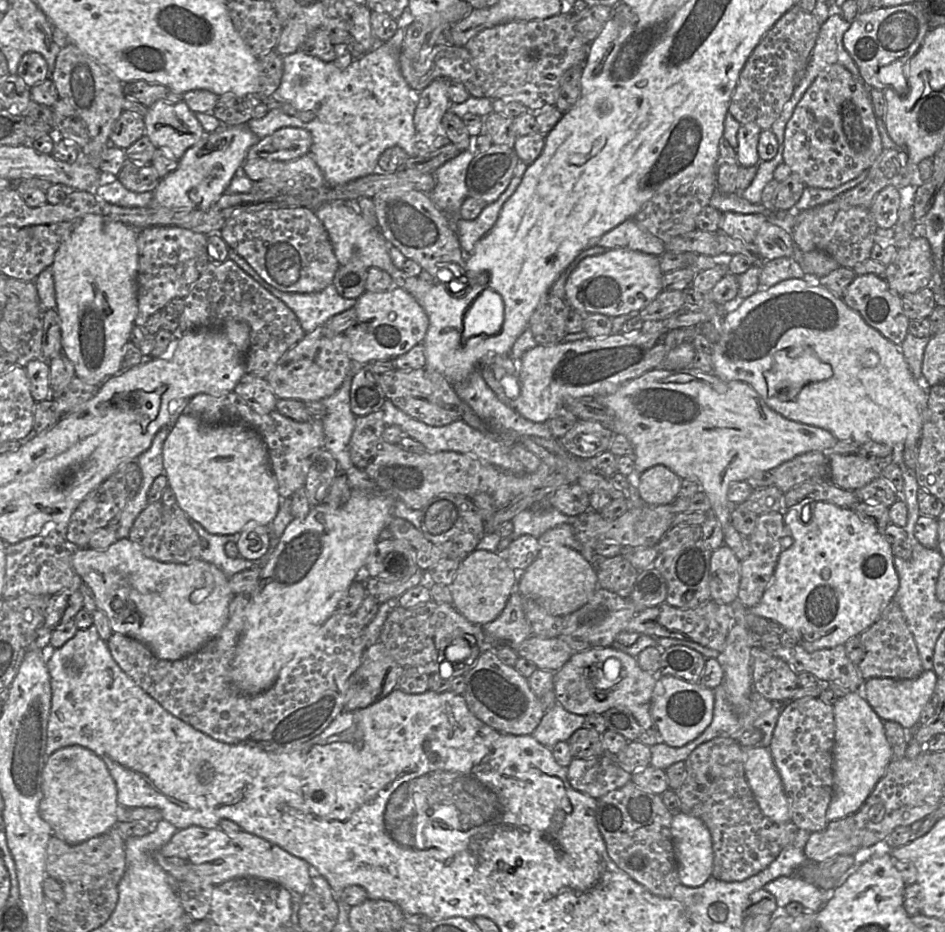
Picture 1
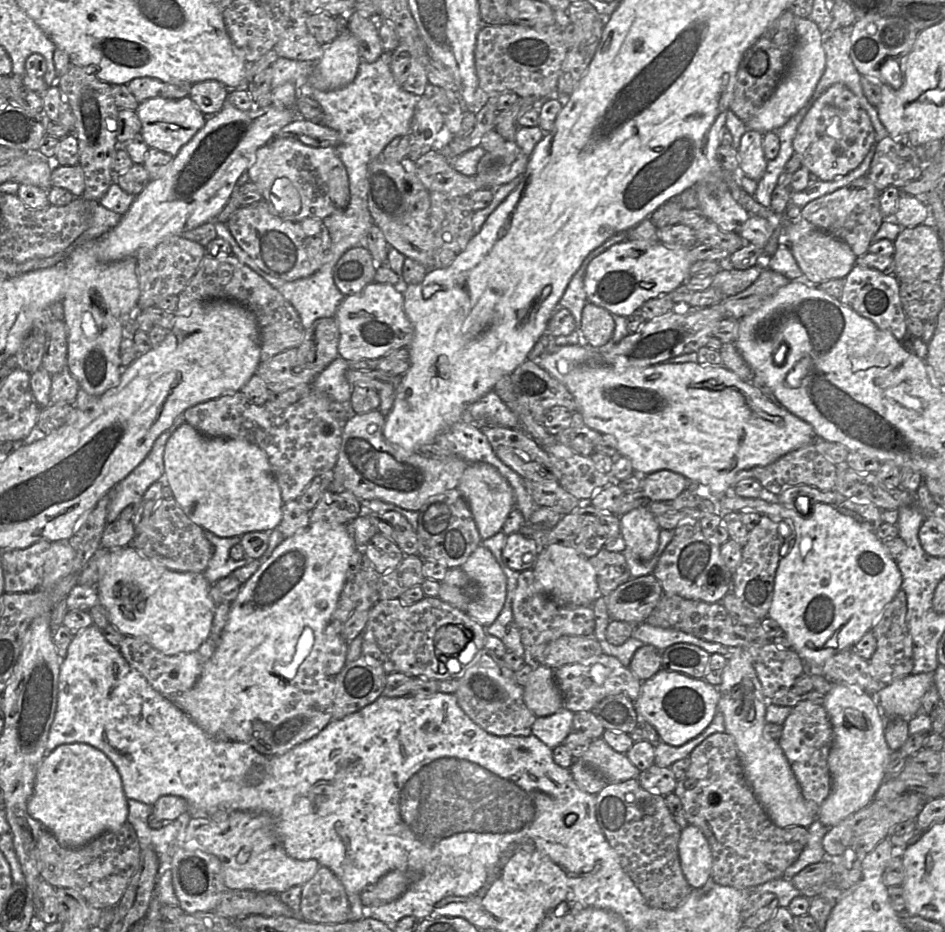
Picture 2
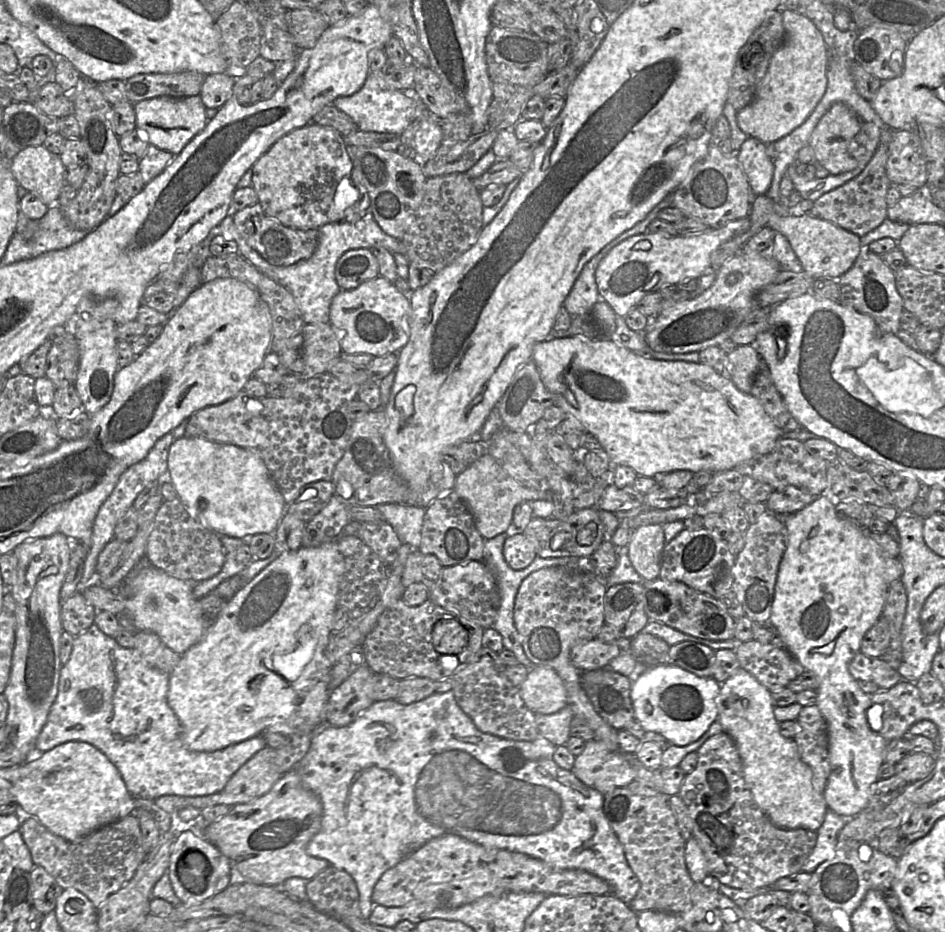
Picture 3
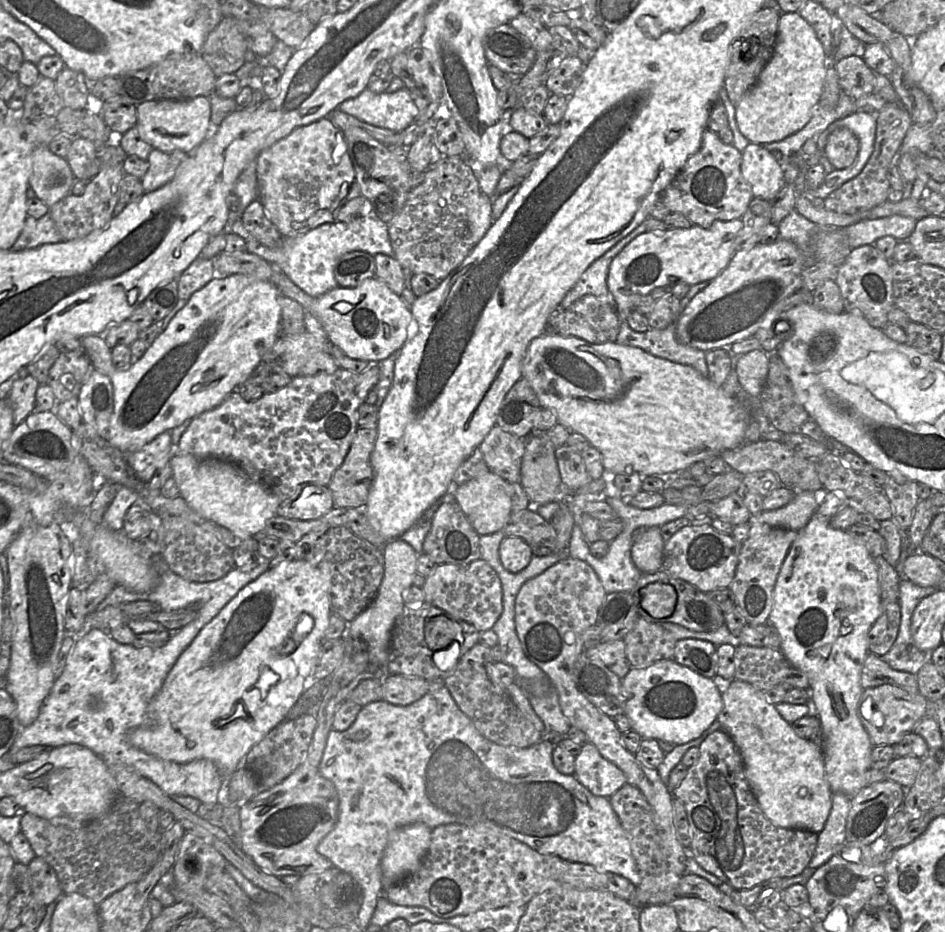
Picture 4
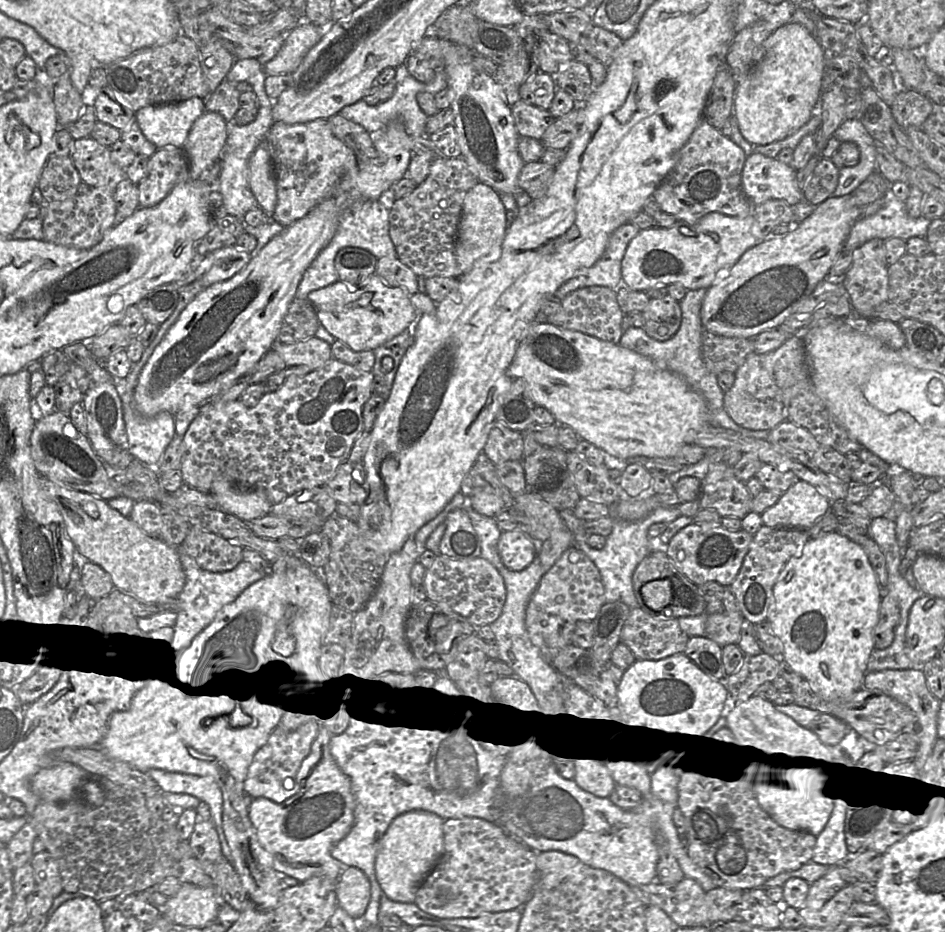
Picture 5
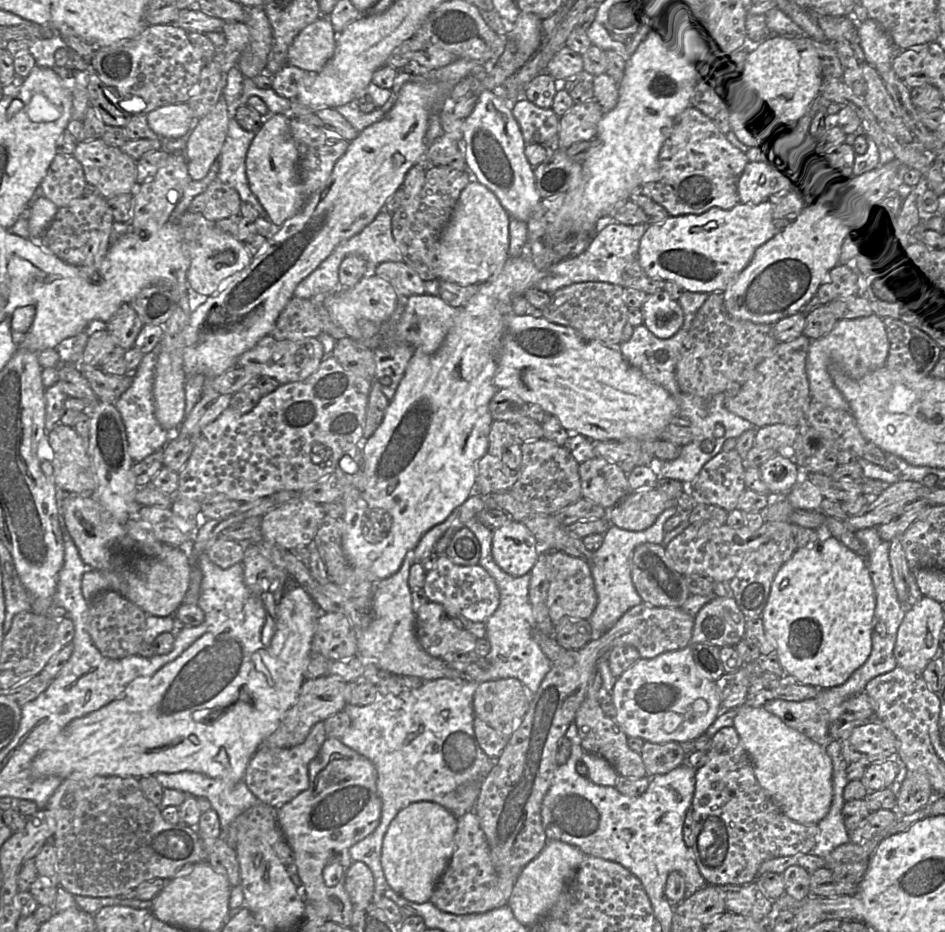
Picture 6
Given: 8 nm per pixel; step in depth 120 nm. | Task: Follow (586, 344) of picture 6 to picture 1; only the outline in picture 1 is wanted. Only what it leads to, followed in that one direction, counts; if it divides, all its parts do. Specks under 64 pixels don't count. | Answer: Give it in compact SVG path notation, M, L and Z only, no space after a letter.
M682 368L674 370L654 369L644 373L640 377L626 382L613 394L595 398L612 412L611 431L613 431L615 434L625 435L633 444L635 470L639 473L642 473L652 466L664 465L677 474L680 478L689 479L696 482L701 488L701 491L703 491L709 498L711 503L710 511L721 524L724 530L724 535L725 528L732 525L732 511L736 507L736 504L733 504L731 501L729 501L727 497L729 487L732 483L746 481L758 471L770 471L800 454L810 451L828 452L838 441L832 433L823 428L789 420L776 411L772 410L765 404L760 395L749 384L738 380L728 382L723 381L713 372L705 373L694 368Z

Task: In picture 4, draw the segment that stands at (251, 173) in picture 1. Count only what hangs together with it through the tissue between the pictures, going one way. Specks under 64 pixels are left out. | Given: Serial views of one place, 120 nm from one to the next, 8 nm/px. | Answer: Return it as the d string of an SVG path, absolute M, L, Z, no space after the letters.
M330 117L295 128L289 135L263 150L257 157L258 199L268 219L283 237L304 234L324 223L333 222L349 201L363 196L348 154L347 142Z

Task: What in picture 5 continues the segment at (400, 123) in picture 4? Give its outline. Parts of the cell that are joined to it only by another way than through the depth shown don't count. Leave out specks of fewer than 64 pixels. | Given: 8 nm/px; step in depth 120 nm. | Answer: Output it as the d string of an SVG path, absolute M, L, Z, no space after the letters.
M401 64L395 68L396 73L393 82L395 82L395 91L392 97L386 101L382 101L375 106L369 106L364 100L357 101L354 104L343 107L339 115L361 125L371 134L376 134L387 127L392 121L400 119L404 123L408 136L422 137L425 135L425 125L428 116L419 108L416 95L421 92L427 92L432 95L444 90L448 86L447 75L444 71L436 71L434 79L429 83L422 83L413 78L405 64Z

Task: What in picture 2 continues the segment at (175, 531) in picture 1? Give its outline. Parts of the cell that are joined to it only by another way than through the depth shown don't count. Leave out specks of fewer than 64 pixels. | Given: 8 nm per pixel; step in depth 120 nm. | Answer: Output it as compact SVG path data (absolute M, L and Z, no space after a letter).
M174 497L170 499L162 498L160 500L150 516L136 527L131 545L133 545L140 554L147 558L160 563L170 570L179 572L203 573L213 555L213 546L205 537L203 528L195 524L185 514Z

